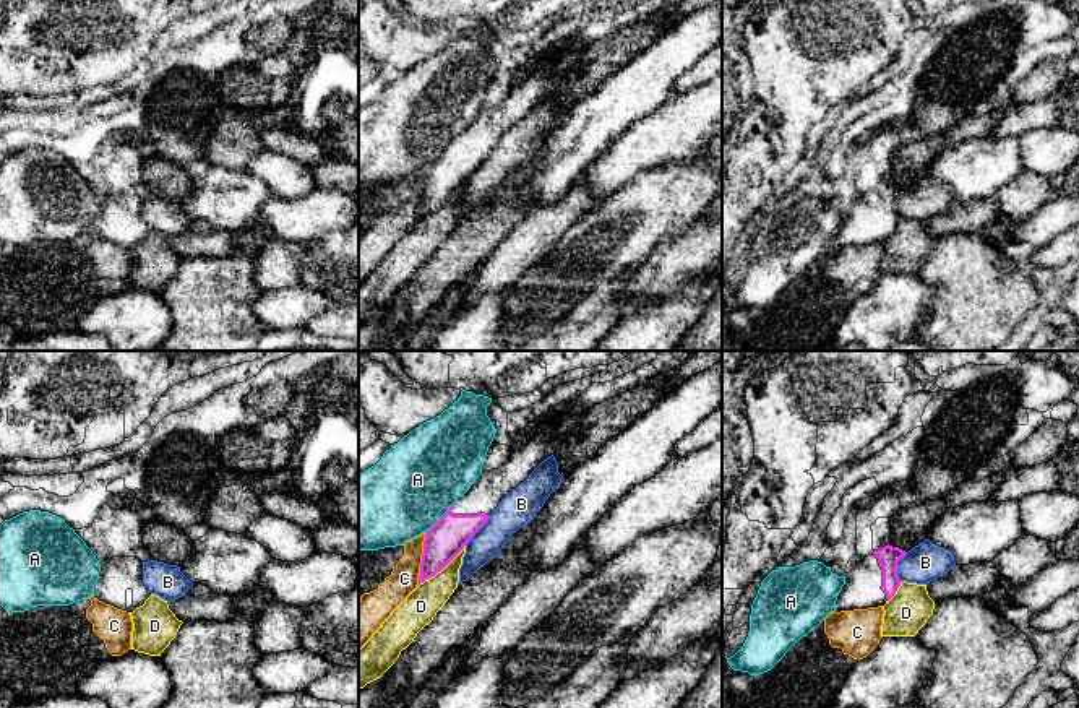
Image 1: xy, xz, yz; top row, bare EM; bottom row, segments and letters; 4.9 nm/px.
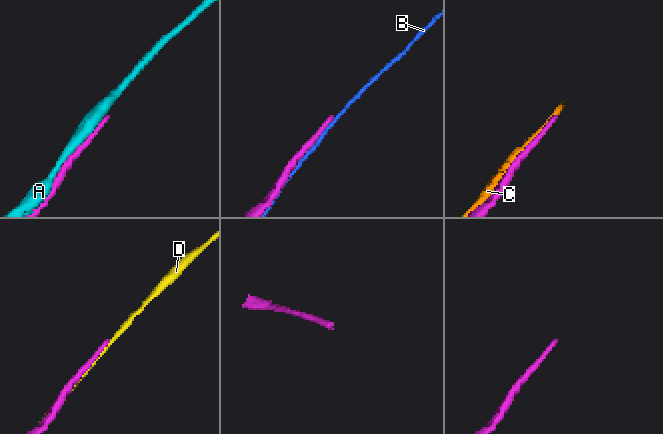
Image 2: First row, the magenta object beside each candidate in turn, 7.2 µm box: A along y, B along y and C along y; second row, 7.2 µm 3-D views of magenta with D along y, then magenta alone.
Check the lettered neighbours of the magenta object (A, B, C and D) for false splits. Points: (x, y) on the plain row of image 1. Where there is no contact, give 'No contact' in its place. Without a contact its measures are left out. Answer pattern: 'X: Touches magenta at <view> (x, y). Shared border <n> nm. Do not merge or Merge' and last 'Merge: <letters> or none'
A: Touches magenta at xz (440, 155). Shared border 200 nm. Do not merge
B: Touches magenta at xz (479, 164). Shared border 200 nm. Do not merge
C: Touches magenta at xz (422, 195). Shared border 280 nm. Do not merge
D: Touches magenta at xz (442, 205). Shared border 320 nm. Do not merge
Merge: none

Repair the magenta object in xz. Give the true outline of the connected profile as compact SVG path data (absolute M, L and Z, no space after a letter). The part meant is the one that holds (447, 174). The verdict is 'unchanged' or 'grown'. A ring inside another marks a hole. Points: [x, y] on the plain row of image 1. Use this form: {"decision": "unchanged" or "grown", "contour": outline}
{"decision": "grown", "contour": "M550 55L514 80L511 93L498 106L482 109L471 125L427 167L420 200L419 221L441 208L487 159L498 140L544 97L545 84L553 71L560 71L557 57Z"}

